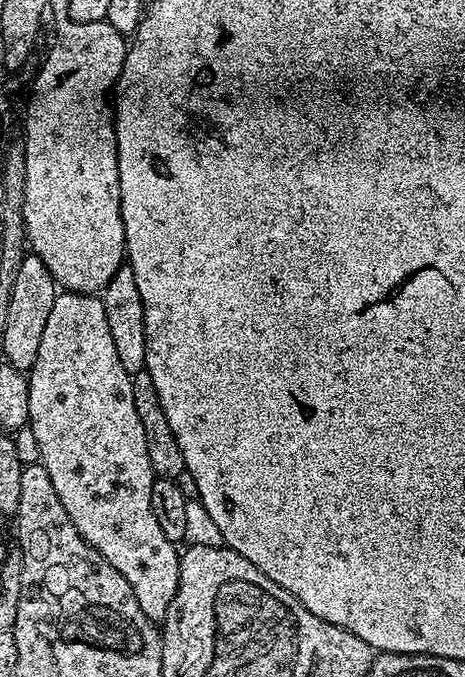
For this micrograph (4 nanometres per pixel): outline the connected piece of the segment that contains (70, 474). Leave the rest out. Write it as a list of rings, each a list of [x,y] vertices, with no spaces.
[[[67,290],[57,291],[54,298],[54,306],[50,310],[50,315],[46,317],[46,331],[42,333],[42,343],[38,345],[38,358],[34,366],[27,373],[29,386],[29,418],[27,427],[34,430],[34,438],[38,438],[39,463],[50,474],[50,482],[54,485],[58,499],[66,509],[66,514],[70,522],[82,534],[82,538],[110,566],[130,582],[134,590],[134,598],[138,598],[138,606],[142,606],[142,614],[153,622],[163,621],[168,615],[170,606],[176,597],[178,590],[178,578],[180,577],[180,552],[177,545],[171,544],[162,534],[158,522],[154,519],[154,506],[150,506],[150,490],[152,489],[153,474],[150,466],[150,454],[146,454],[146,430],[142,430],[142,421],[138,419],[138,410],[134,406],[134,386],[132,385],[132,375],[122,366],[122,361],[118,358],[118,349],[114,346],[114,337],[110,335],[110,325],[106,323],[106,306],[99,295],[87,292],[70,292]]]

